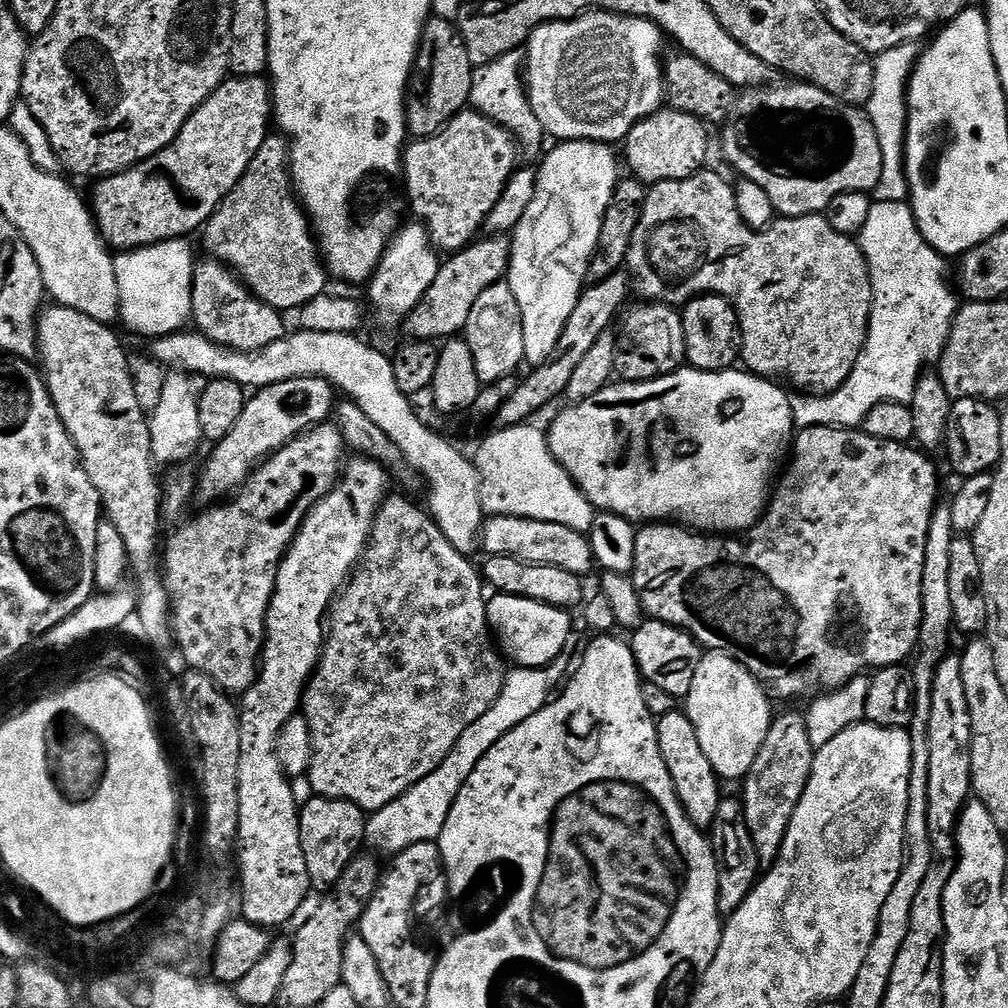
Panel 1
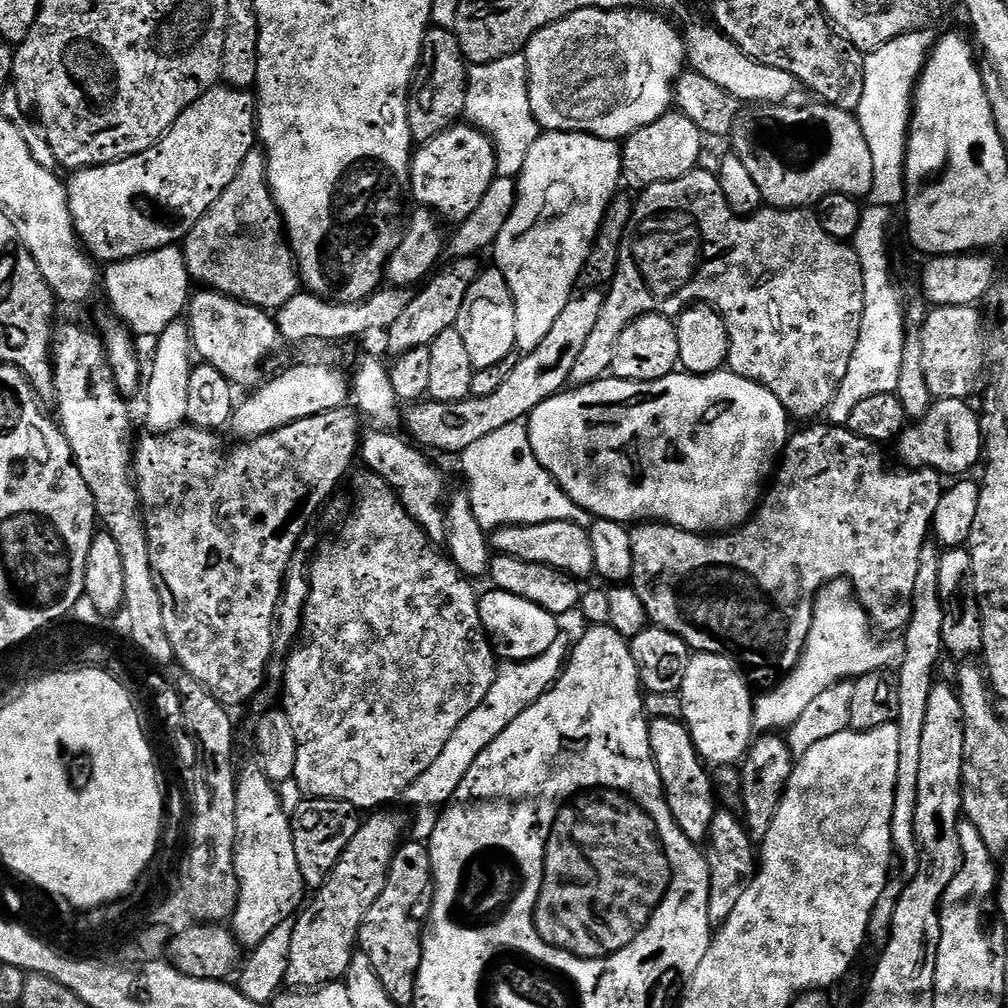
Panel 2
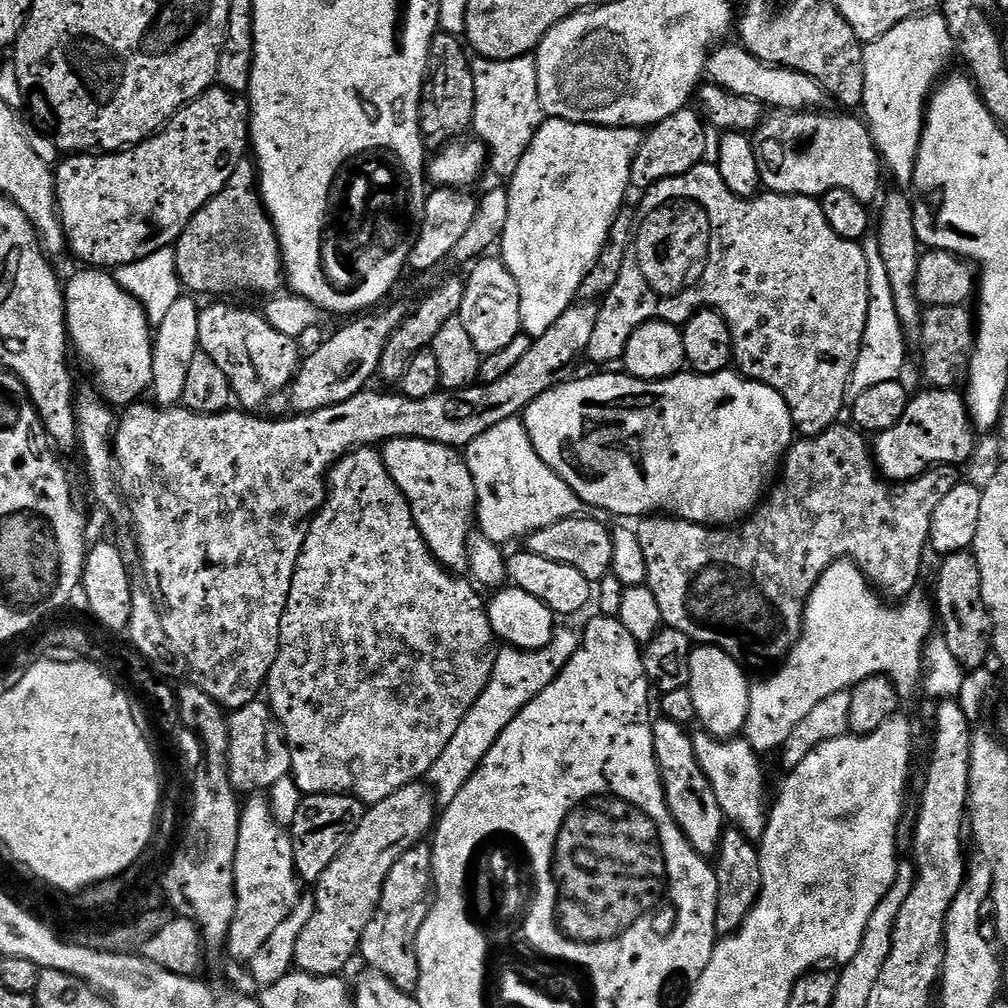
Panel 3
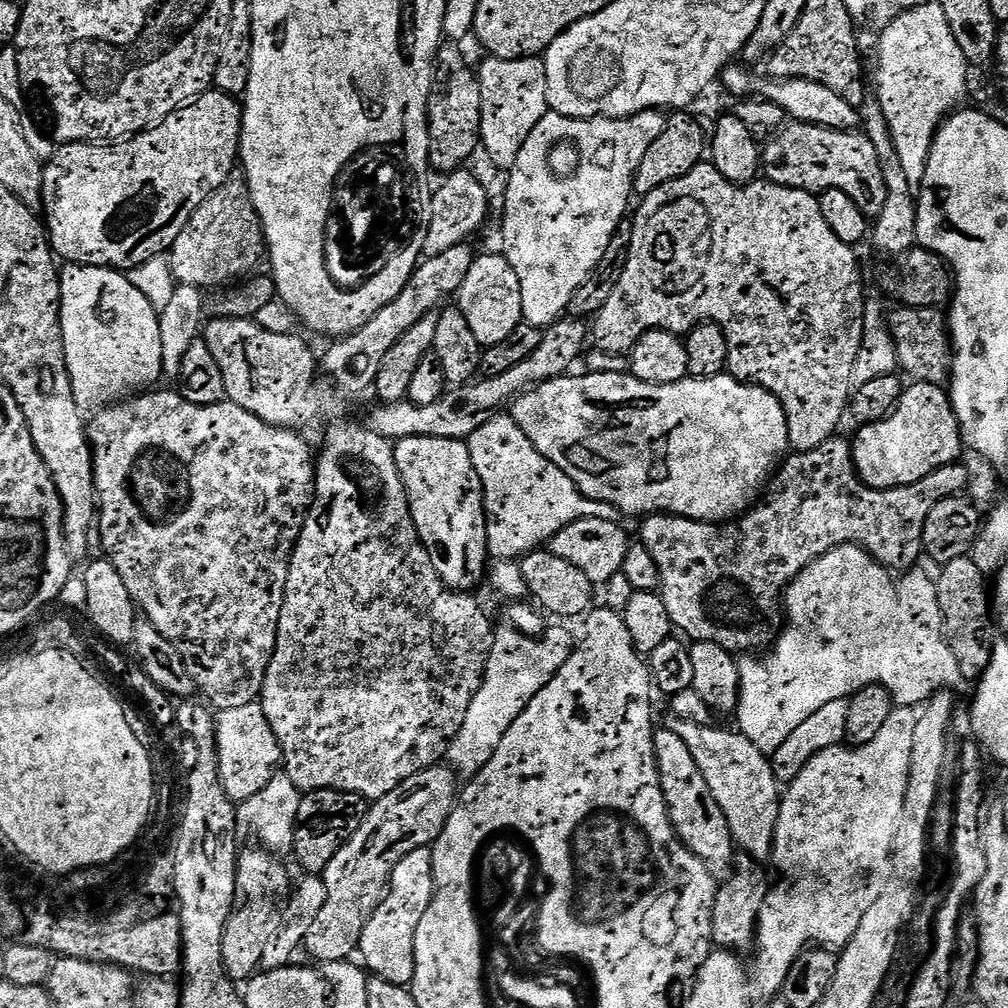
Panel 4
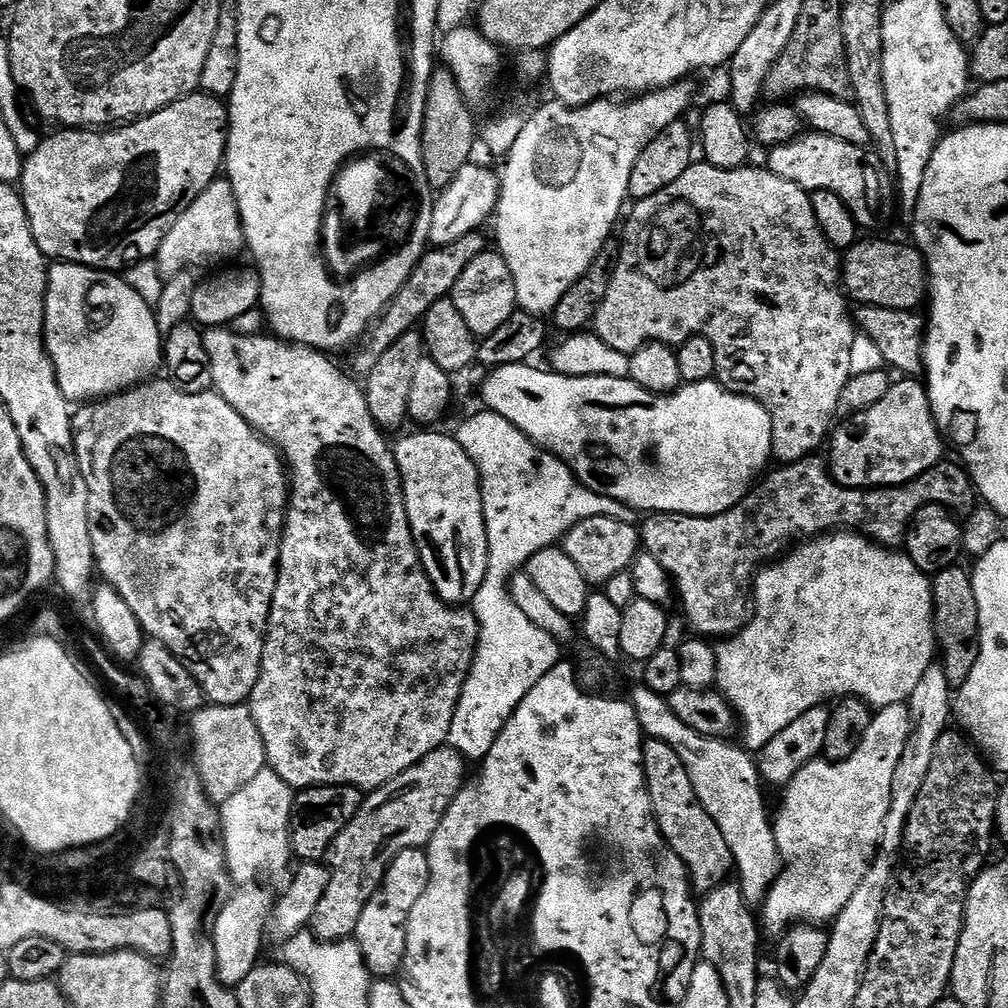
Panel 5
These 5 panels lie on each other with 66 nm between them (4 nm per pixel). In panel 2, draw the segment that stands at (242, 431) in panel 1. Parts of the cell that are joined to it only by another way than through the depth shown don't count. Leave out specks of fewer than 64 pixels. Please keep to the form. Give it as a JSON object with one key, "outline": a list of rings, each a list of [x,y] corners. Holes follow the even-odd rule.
{"outline":[[[300,364],[294,366],[255,389],[245,401],[237,405],[230,421],[230,429],[238,440],[247,442],[278,429],[292,425],[302,418],[316,417],[332,409],[343,407],[352,392],[349,377],[328,364]]]}

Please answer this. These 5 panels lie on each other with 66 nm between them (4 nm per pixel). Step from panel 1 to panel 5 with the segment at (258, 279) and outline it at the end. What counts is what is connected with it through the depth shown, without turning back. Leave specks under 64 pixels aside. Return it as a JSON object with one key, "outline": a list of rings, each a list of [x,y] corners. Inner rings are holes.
{"outline":[[[217,178],[210,186],[194,198],[192,205],[170,226],[170,234],[162,242],[155,254],[161,280],[173,279],[179,272],[212,268],[215,264],[224,264],[232,260],[241,251],[245,251],[244,223],[240,221],[238,202],[234,198],[232,183],[227,178]]]}

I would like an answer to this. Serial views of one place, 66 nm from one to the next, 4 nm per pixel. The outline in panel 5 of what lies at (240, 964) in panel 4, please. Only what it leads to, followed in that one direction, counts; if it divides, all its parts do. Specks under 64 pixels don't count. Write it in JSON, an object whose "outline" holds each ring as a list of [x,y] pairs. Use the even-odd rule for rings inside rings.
{"outline":[[[252,890],[241,891],[244,892],[241,896],[234,897],[220,913],[217,911],[210,924],[210,939],[214,948],[214,958],[216,959],[216,977],[224,986],[240,984],[242,978],[246,978],[246,974],[250,974],[250,970],[254,970],[262,960],[260,947],[266,944],[266,925],[270,912],[270,900],[268,902],[267,898],[260,892],[248,891]]]}

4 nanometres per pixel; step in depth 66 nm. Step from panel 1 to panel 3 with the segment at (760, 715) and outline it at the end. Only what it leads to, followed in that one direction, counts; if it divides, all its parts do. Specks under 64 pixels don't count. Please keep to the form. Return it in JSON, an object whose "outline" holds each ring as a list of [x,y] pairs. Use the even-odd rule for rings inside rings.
{"outline":[[[707,646],[693,647],[690,654],[690,670],[688,671],[688,682],[686,693],[692,699],[692,708],[700,719],[699,726],[705,733],[717,738],[720,741],[731,741],[739,737],[744,731],[744,724],[748,721],[748,689],[750,680],[744,677],[741,661],[727,656],[721,648],[710,648]]]}

